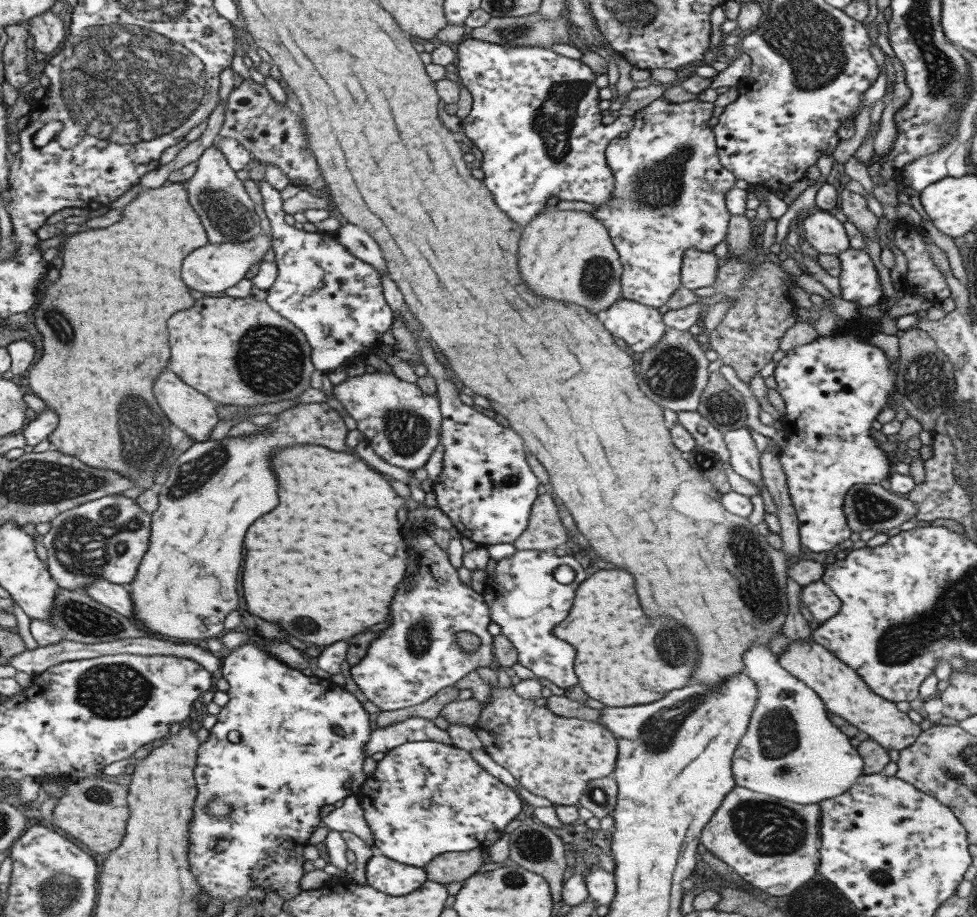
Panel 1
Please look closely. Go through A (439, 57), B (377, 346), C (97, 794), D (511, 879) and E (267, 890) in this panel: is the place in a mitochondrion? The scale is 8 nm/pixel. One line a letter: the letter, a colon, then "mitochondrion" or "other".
A: other
B: other
C: mitochondrion
D: mitochondrion
E: other

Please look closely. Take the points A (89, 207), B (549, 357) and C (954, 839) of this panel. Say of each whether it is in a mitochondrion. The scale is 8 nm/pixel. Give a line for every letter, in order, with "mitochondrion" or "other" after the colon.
A: other
B: other
C: other

